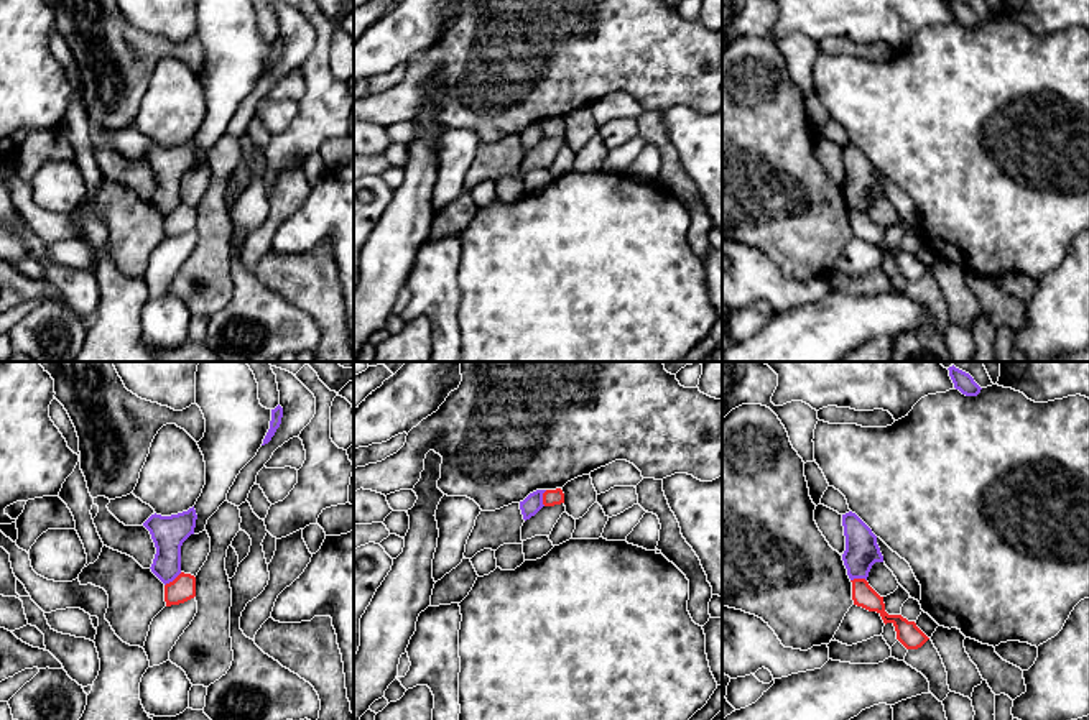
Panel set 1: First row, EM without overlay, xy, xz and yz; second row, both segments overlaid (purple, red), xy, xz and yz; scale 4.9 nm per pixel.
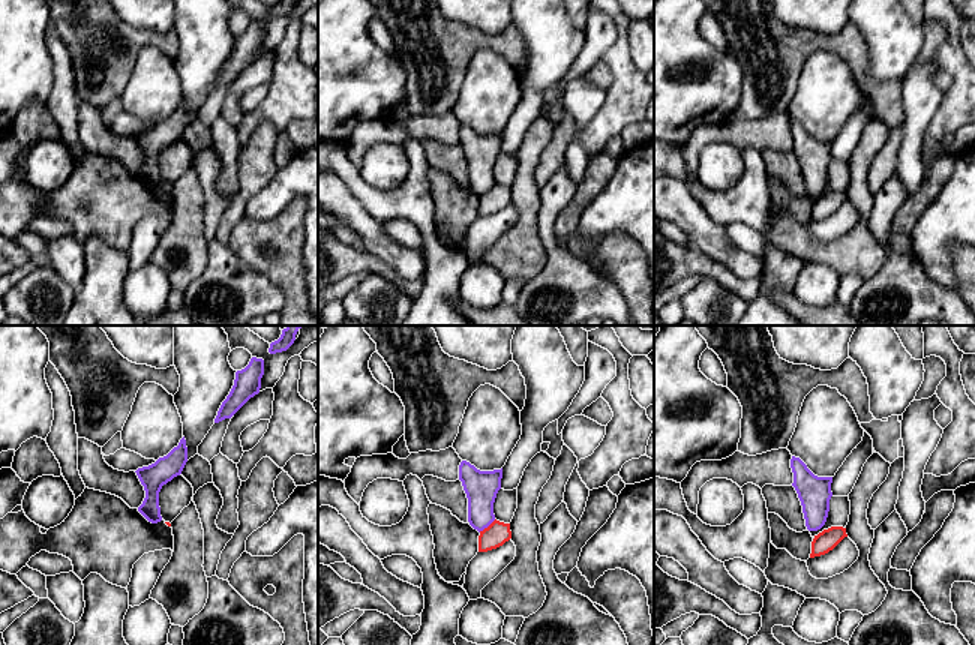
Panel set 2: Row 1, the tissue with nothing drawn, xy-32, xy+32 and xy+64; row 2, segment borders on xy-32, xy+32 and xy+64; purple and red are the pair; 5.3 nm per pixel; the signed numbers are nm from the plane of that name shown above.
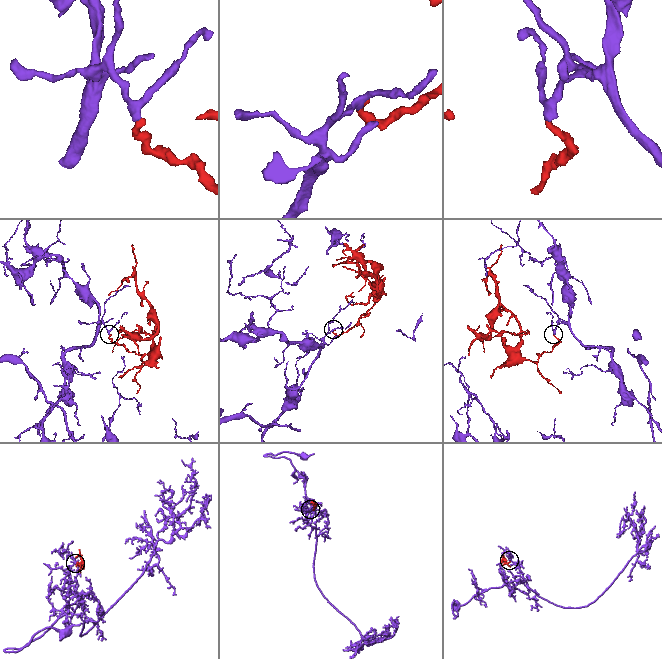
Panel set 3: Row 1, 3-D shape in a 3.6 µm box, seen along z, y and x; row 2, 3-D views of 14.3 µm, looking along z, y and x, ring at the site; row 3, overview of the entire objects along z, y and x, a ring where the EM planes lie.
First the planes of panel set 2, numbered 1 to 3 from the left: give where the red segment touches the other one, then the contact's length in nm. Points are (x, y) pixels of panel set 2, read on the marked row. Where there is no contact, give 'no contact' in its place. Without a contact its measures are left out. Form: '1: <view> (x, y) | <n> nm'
1: no contact
2: xy+32 (486, 527) | 120 nm
3: no contact

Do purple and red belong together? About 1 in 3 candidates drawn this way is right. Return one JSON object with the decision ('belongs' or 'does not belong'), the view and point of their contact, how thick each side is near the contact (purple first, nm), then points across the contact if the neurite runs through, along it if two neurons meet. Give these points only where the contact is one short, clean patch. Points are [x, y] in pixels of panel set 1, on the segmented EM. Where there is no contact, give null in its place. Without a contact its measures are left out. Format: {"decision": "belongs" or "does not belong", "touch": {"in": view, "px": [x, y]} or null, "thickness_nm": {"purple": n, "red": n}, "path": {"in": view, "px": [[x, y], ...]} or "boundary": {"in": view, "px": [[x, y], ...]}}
{"decision": "does not belong", "touch": {"in": "xy", "px": [173, 579]}, "thickness_nm": {"purple": 170, "red": 120}, "boundary": {"in": "xy", "px": [[181, 572], [165, 586]]}}

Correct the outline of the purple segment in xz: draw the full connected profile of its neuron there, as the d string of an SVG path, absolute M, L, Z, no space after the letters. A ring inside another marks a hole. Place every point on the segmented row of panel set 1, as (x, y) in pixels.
M536 490L530 493L523 501L520 501L520 510L523 515L523 519L530 519L535 516L544 505L543 505L543 493L546 490Z

